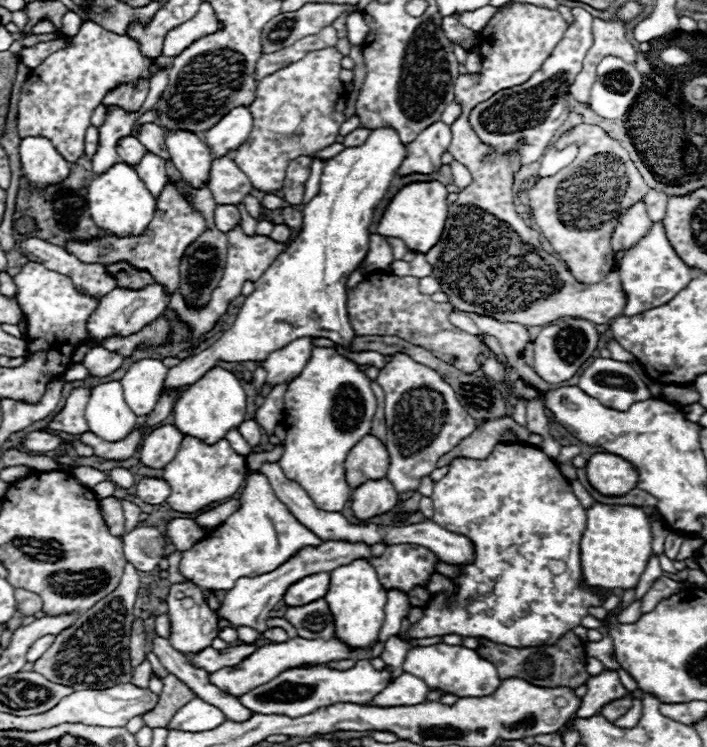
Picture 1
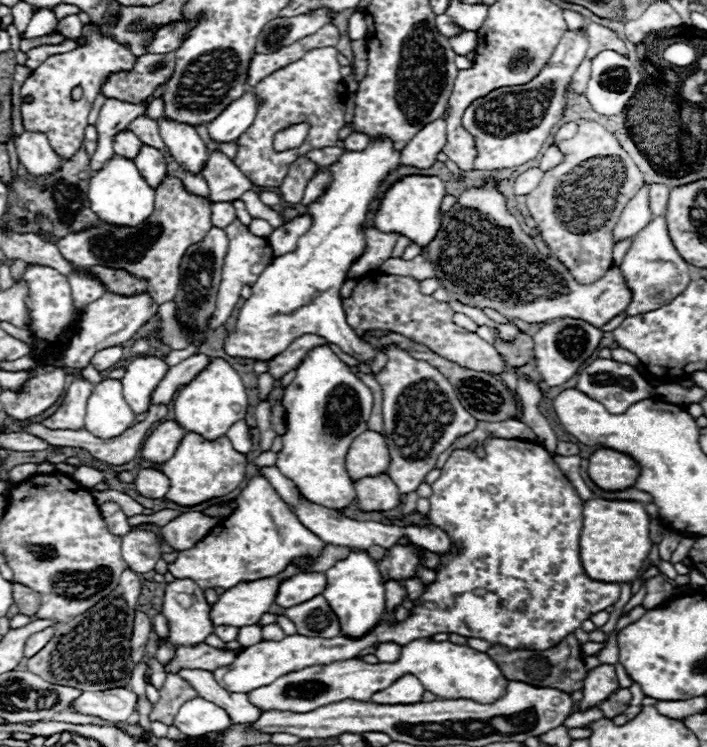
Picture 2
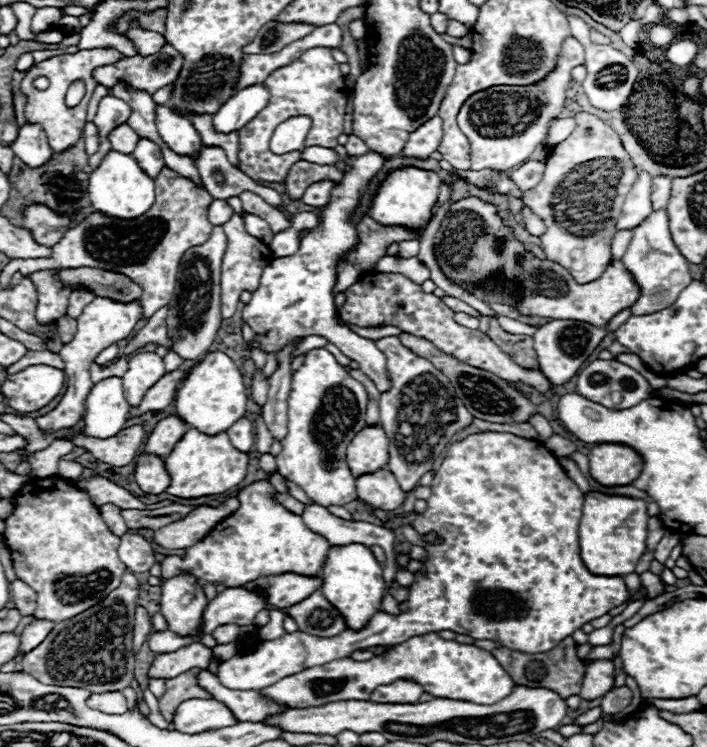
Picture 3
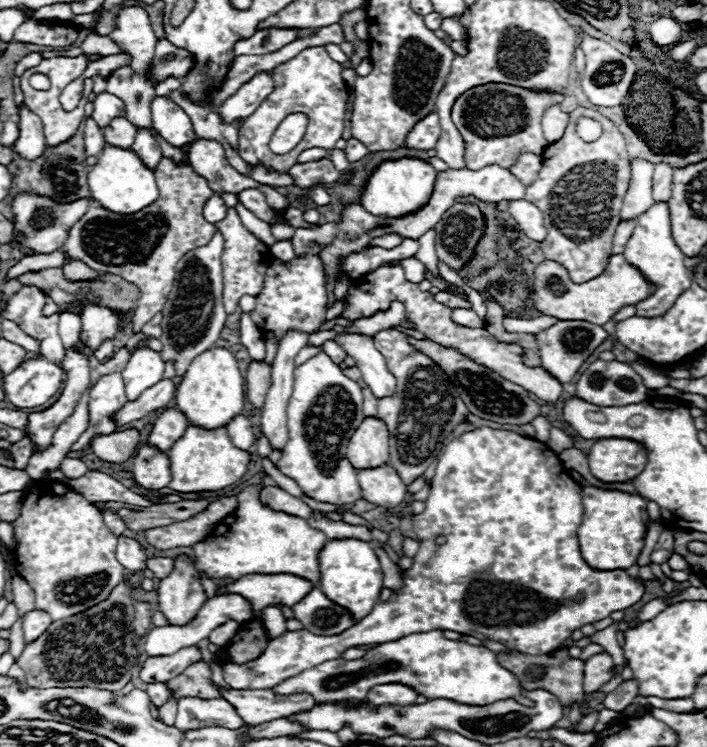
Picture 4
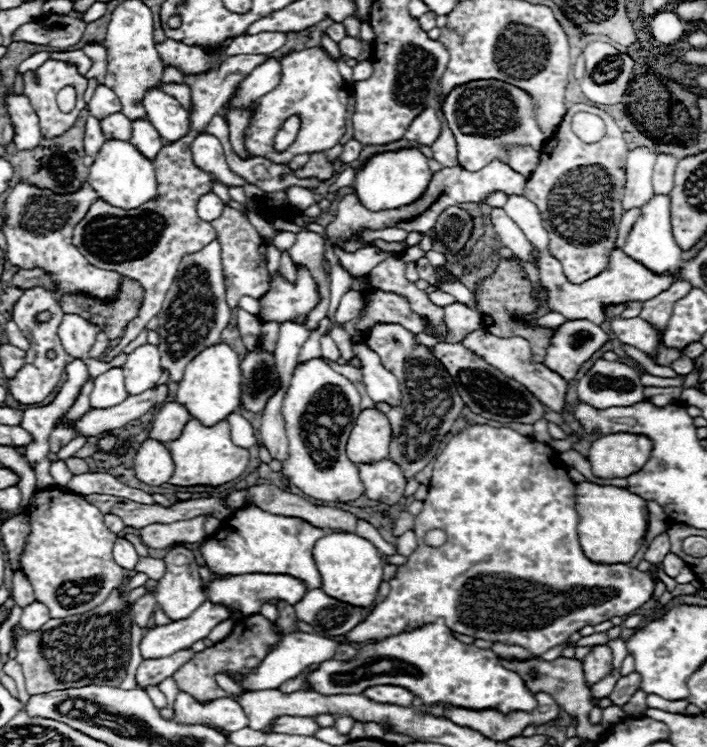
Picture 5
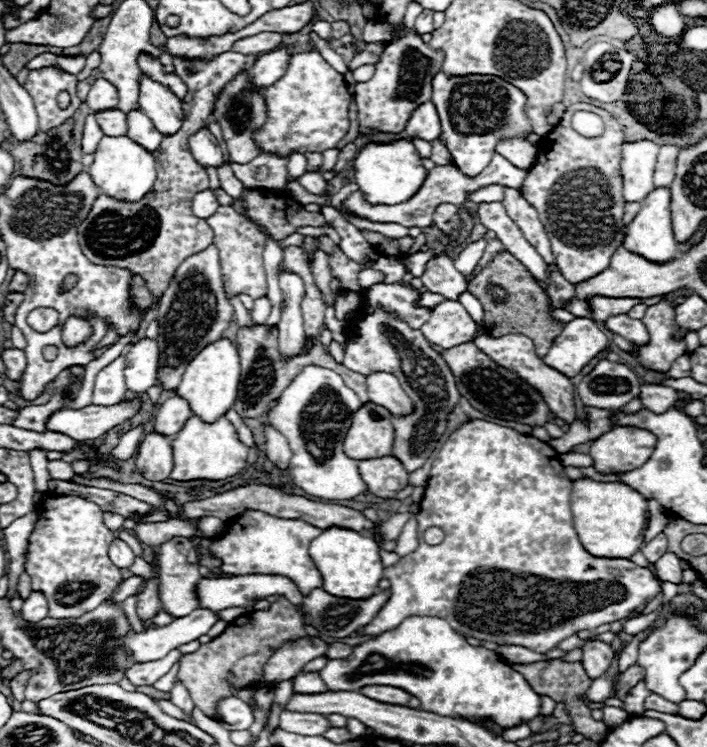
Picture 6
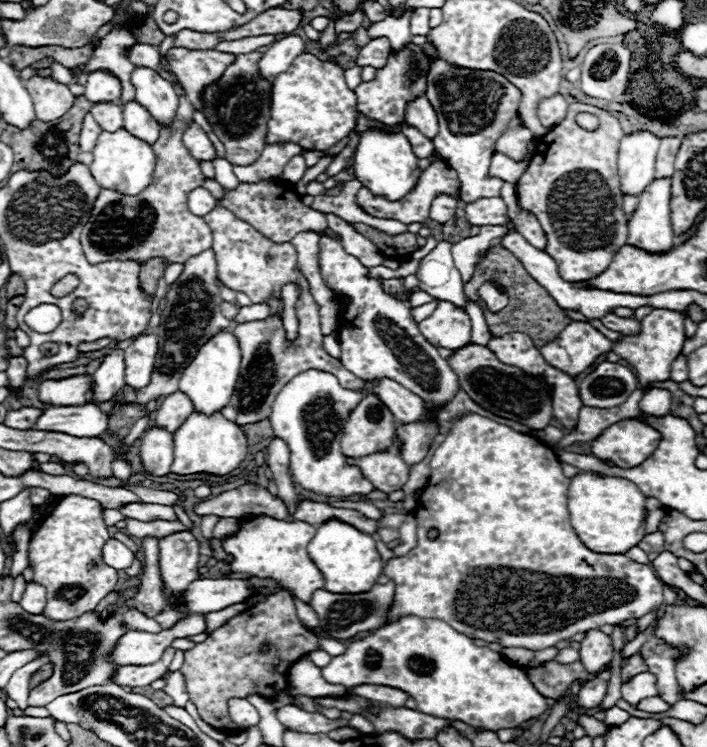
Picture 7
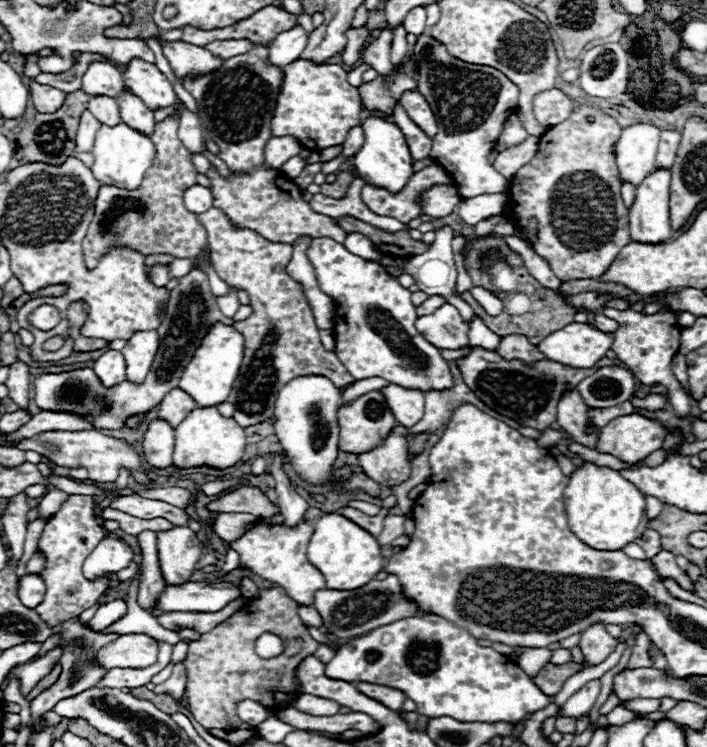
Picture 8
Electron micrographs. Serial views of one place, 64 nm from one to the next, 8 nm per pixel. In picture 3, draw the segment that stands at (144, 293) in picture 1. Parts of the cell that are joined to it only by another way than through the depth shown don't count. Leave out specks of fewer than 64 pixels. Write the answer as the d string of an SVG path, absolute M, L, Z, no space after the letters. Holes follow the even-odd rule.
M96 298L92 300L92 304L88 304L84 308L84 312L78 316L78 332L74 336L72 342L64 344L60 350L60 356L64 360L64 372L68 376L68 386L66 392L60 400L60 404L48 412L46 416L36 418L36 422L40 424L40 428L44 428L46 432L56 432L62 428L72 428L80 422L80 418L86 412L86 396L92 390L92 380L90 380L90 364L94 362L94 358L98 356L100 350L108 348L110 344L116 344L120 340L124 340L126 336L130 336L130 332L136 328L136 324L144 318L142 314L142 306L140 300L134 302L114 302L110 298Z

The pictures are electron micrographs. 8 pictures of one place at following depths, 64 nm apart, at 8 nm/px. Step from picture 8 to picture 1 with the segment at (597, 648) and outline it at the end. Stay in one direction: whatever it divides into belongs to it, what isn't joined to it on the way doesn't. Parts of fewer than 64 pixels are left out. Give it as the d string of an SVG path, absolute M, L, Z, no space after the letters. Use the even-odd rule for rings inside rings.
M604 670L598 676L590 676L586 684L588 684L588 692L582 698L580 710L576 712L578 718L592 718L592 716L600 714L602 706L606 706L608 702L624 698L626 694L630 694L622 686L618 674L612 672L612 670Z

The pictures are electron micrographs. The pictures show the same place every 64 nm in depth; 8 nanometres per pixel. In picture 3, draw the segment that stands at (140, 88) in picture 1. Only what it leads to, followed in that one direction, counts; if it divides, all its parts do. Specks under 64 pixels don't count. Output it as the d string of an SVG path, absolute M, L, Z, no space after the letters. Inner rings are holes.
M168 44L158 54L146 58L132 56L120 60L118 64L98 68L94 76L108 90L114 88L116 84L124 84L126 88L154 94L156 90L174 82L180 68L182 68L182 56Z

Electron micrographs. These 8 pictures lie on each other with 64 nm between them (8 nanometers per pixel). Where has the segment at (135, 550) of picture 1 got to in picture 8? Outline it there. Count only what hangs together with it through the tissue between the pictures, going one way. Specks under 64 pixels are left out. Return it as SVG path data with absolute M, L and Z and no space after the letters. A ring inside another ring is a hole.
M108 536L102 540L102 544L94 548L92 556L88 556L82 570L84 570L84 576L90 576L92 580L106 572L120 572L132 562L132 558L134 558L134 552L122 540L114 540Z

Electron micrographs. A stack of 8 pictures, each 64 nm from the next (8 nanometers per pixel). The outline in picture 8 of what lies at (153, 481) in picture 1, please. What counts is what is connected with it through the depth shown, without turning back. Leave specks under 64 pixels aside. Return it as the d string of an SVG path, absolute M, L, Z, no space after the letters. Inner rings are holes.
M164 420L150 422L144 444L142 444L144 458L154 468L168 468L172 466L172 452L174 452L174 430Z

